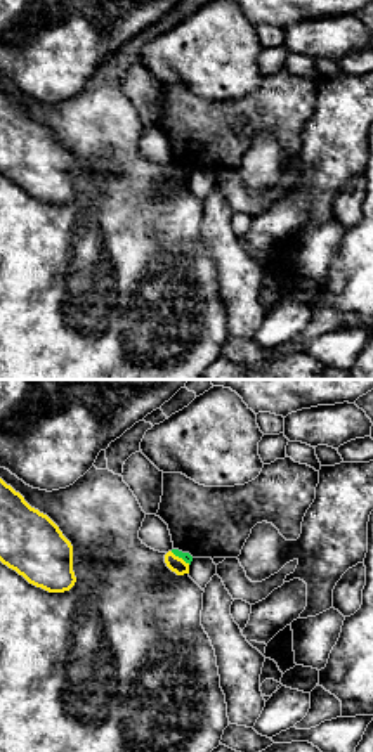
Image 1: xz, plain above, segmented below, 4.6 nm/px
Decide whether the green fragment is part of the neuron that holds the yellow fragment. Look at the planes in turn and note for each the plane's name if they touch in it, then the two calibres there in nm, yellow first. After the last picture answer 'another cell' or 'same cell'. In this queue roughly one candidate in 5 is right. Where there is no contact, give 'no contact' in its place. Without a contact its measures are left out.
meets yellow in xz; 70 nm thick on the yellow side, 50 nm on the other

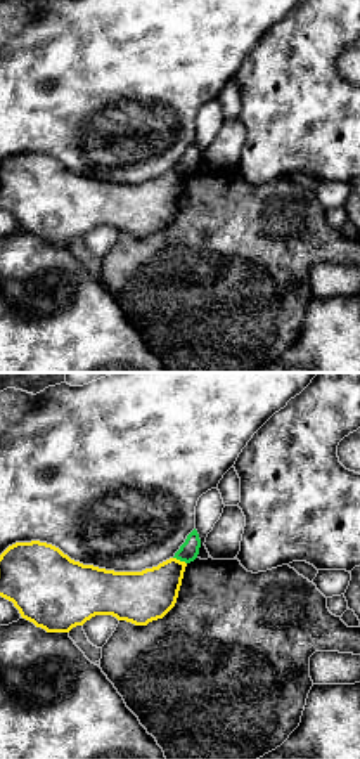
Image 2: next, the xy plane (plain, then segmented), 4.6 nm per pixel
meets yellow in xy; 240 nm thick on the yellow side, 90 nm on the other

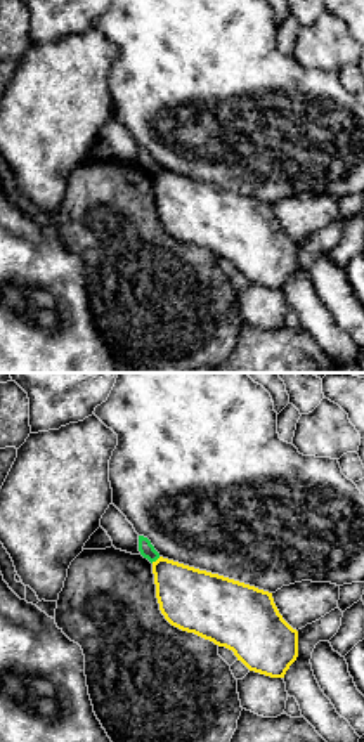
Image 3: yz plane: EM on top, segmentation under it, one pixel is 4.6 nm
meets yellow in yz; 300 nm thick on the yellow side, 70 nm on the other

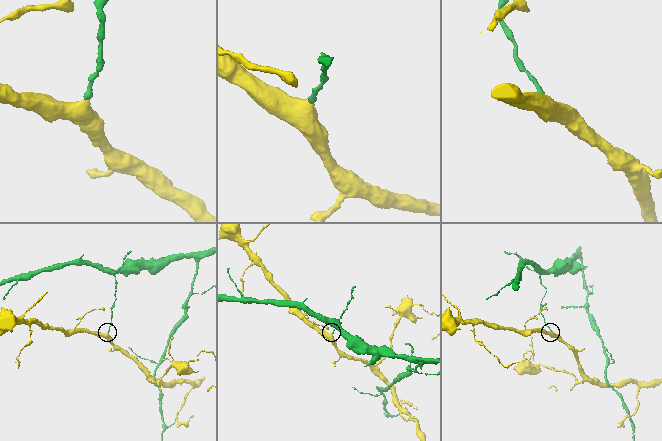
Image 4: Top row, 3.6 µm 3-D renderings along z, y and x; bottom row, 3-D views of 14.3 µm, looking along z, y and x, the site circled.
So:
another cell

